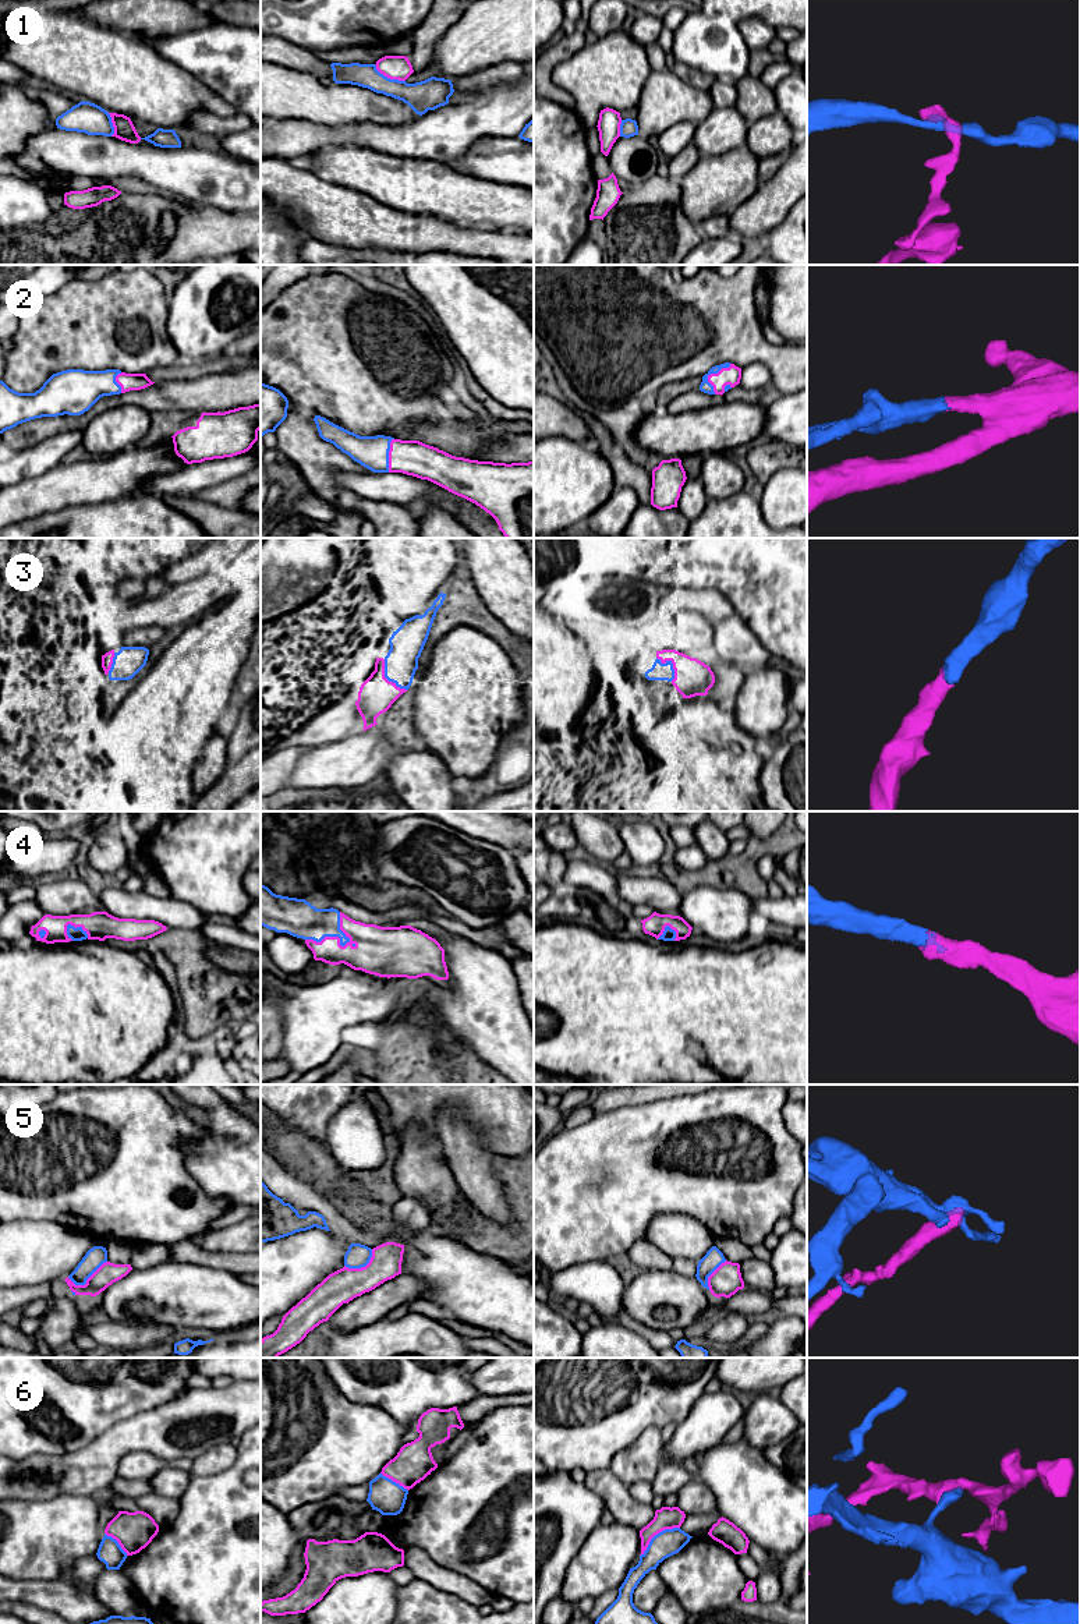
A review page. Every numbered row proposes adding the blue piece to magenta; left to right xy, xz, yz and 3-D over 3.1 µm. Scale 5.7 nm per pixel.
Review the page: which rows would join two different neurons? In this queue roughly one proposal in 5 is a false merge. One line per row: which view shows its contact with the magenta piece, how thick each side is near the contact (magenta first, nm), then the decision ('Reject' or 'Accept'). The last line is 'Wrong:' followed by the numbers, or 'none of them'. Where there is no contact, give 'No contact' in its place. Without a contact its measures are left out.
1: Touches magenta in xz. Thickness 140 nm (magenta) against 180 nm. Reject
2: Touches magenta in yz. Thickness 110 nm (magenta) against 70 nm. Accept
3: Touches magenta in xz. Thickness 200 nm (magenta) against 190 nm. Accept
4: Touches magenta in xz. Thickness 280 nm (magenta) against 200 nm. Accept
5: Touches magenta in xy. Thickness 120 nm (magenta) against 110 nm. Reject
6: Touches magenta in yz. Thickness 130 nm (magenta) against 150 nm. Reject
Wrong: 1, 5, 6

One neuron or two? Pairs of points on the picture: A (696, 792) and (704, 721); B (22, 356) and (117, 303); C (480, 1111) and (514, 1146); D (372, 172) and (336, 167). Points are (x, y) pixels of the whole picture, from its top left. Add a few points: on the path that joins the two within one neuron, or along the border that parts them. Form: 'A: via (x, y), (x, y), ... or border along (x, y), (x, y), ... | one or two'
A: via (708, 774), (708, 752), (701, 739) | one
B: via (46, 342), (56, 332), (94, 325) | one
C: via (488, 1120), (506, 1138) | one
D: via (364, 170), (344, 167) | one

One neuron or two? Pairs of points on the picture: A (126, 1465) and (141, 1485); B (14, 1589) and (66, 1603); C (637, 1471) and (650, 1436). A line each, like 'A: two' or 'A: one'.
A: two
B: one
C: one

